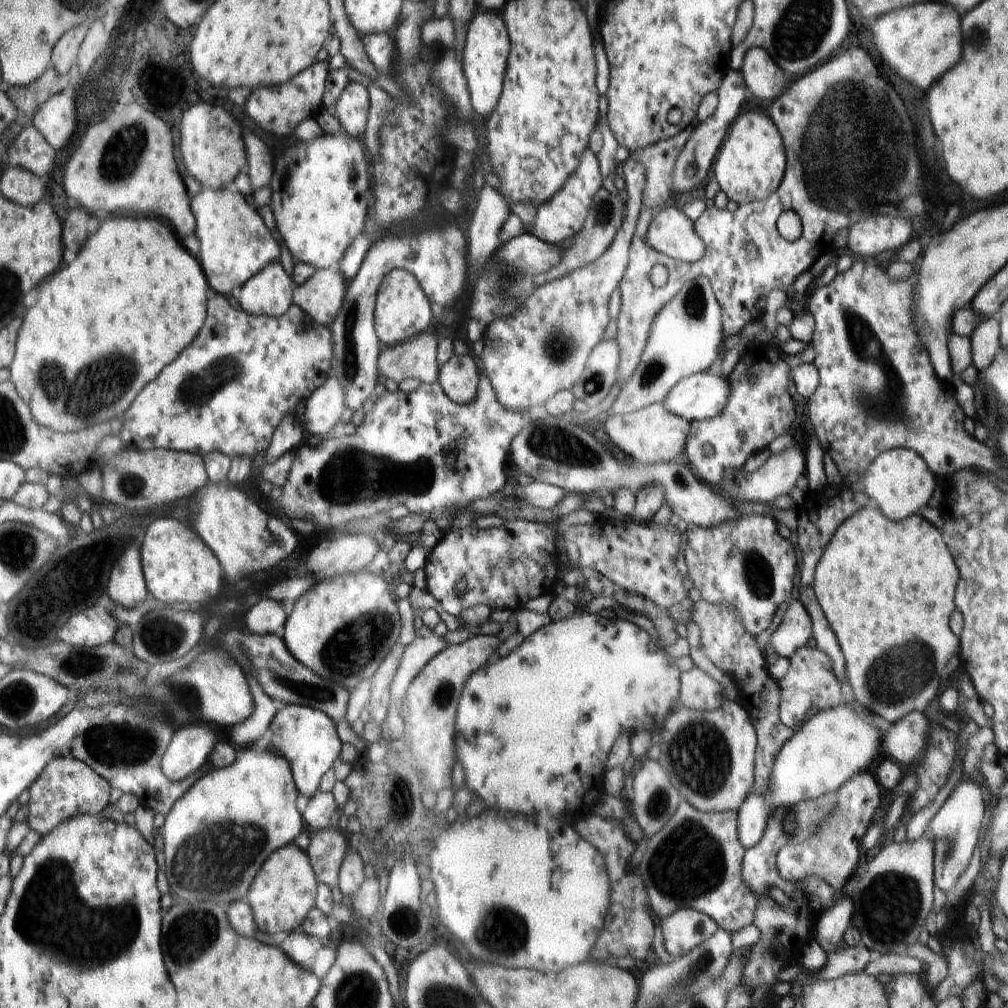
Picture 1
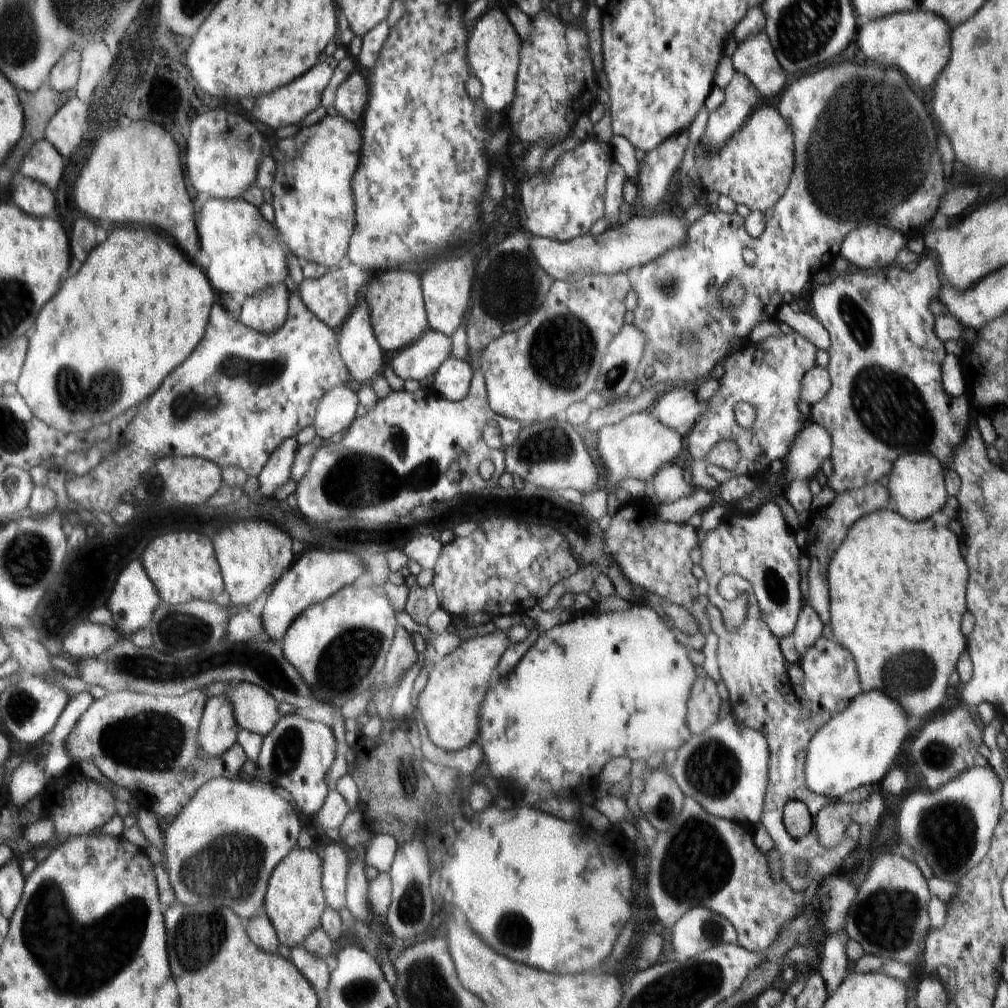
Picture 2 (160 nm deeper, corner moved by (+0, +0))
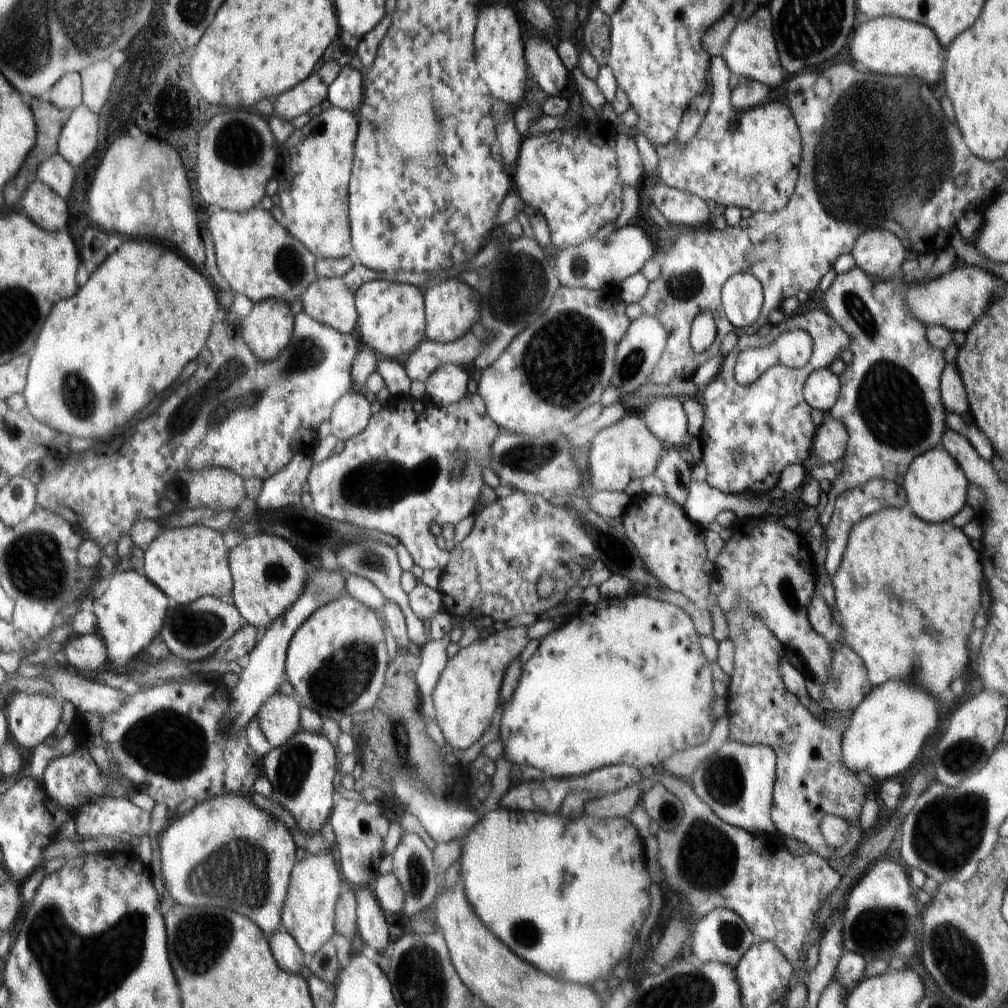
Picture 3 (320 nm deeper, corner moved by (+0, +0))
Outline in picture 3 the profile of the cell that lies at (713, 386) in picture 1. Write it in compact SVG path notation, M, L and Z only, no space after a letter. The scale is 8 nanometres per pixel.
M655 397L642 411L642 420L667 448L678 446L687 434L688 419L677 397Z

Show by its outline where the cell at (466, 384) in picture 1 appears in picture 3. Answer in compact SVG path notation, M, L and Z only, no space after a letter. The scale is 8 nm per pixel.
M445 364L436 368L425 382L426 398L440 407L460 402L465 396L470 376L462 367Z

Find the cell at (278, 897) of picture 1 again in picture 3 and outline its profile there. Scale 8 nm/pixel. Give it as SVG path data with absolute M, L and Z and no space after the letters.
M334 852L309 854L292 868L281 928L292 936L308 959L335 934L335 908L341 895L342 879Z

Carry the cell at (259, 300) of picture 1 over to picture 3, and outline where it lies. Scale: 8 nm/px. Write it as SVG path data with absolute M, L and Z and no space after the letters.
M266 299L254 303L254 308L243 320L240 328L243 339L252 352L264 363L273 361L287 346L294 328L294 317L290 305L276 299Z

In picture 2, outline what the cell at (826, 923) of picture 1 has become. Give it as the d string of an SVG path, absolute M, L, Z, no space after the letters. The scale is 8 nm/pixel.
M843 930L838 935L826 936L822 957L816 964L816 972L821 974L827 990L827 998L842 984L850 973L850 962L845 953L845 944L849 939Z

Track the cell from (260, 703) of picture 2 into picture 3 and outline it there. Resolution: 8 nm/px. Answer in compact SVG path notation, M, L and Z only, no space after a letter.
M280 693L271 696L257 712L260 726L273 747L282 746L301 730L301 707L301 701L296 696Z

